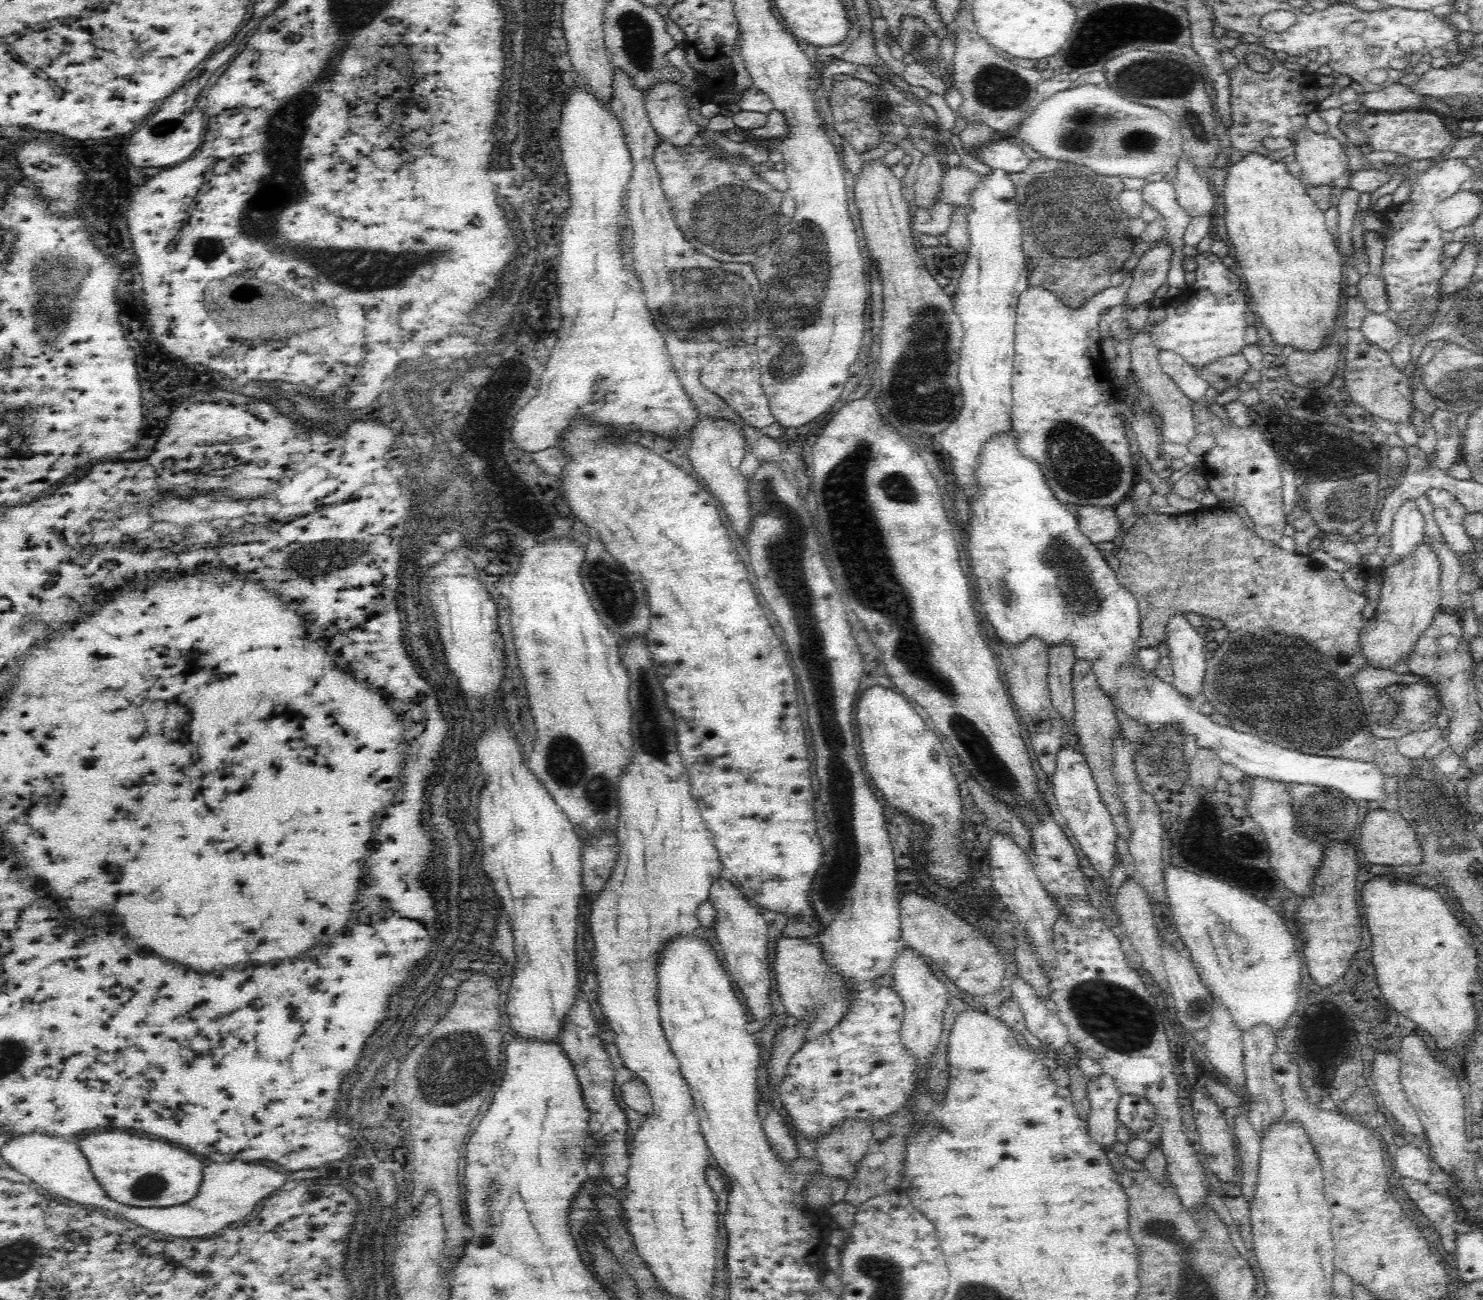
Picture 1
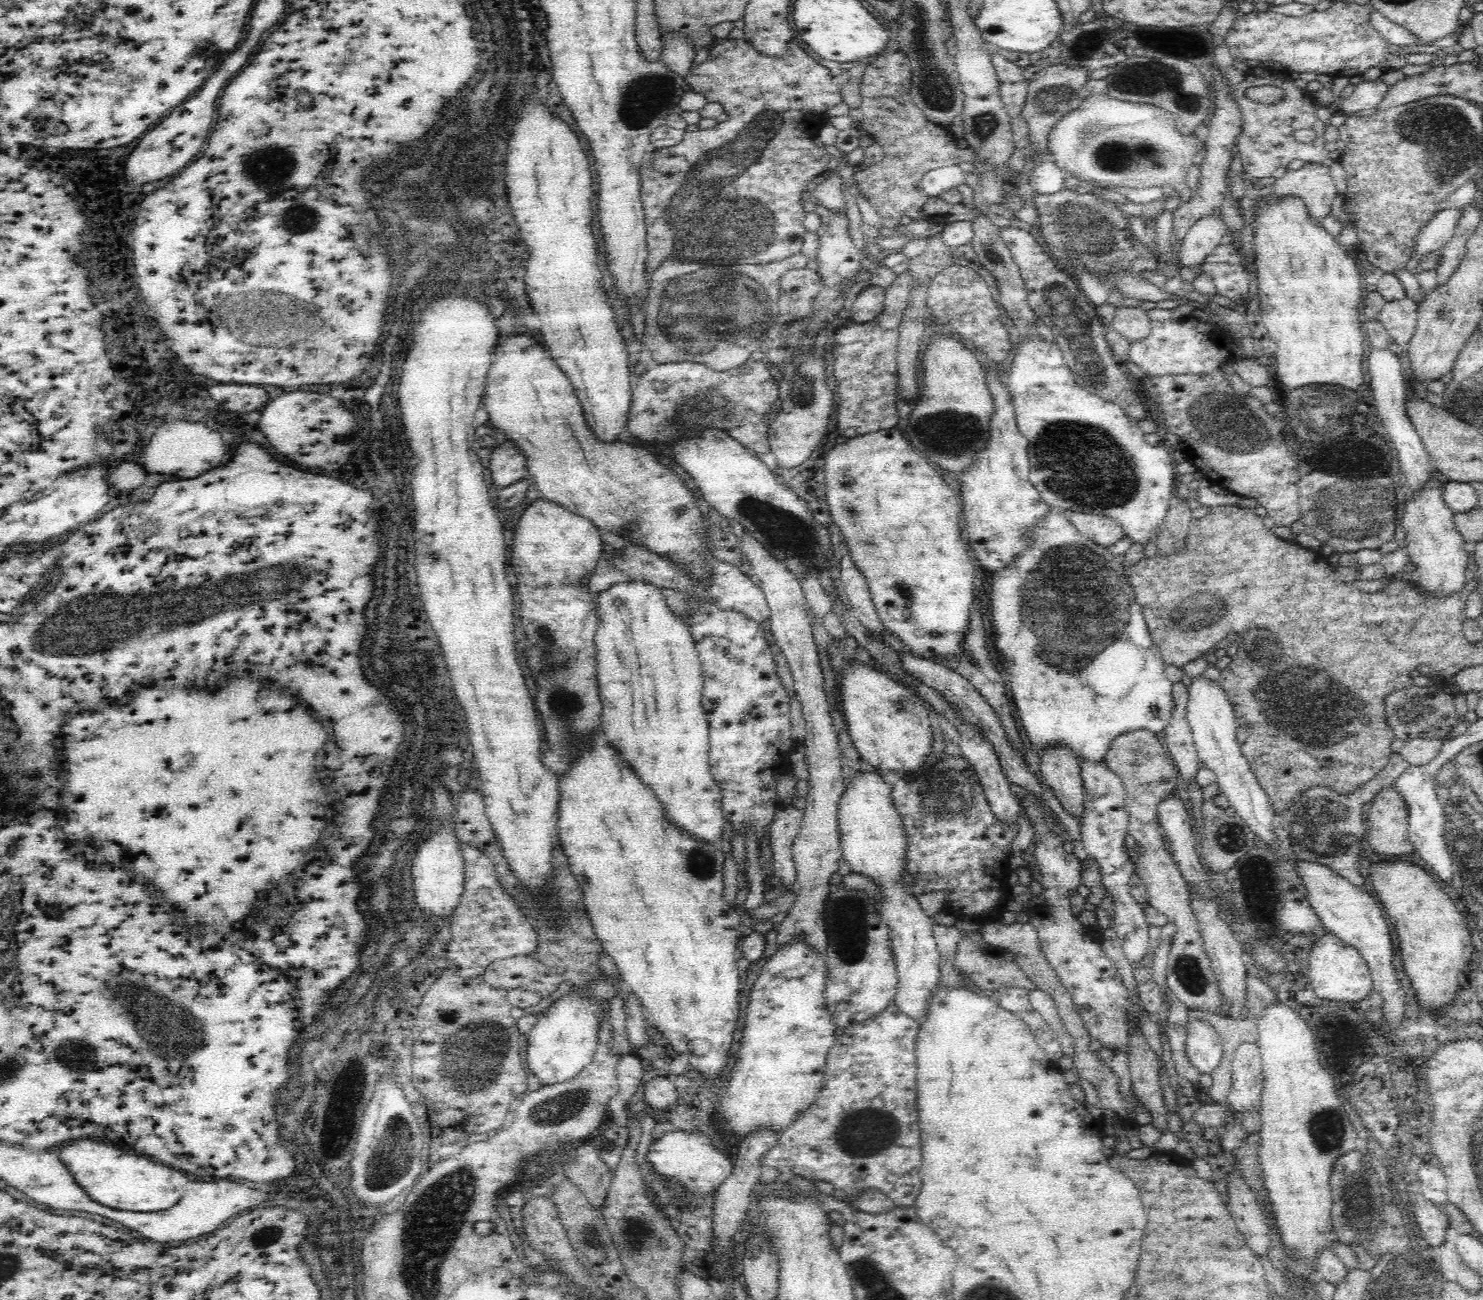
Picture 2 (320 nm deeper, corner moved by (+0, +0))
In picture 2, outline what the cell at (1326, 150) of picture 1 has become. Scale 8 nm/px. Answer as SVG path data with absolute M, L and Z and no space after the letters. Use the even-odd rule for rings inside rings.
M1308 163L1302 169L1289 170L1276 179L1272 197L1277 202L1288 197L1302 199L1310 219L1320 224L1321 220L1336 213L1332 202L1337 194L1328 167L1321 163Z

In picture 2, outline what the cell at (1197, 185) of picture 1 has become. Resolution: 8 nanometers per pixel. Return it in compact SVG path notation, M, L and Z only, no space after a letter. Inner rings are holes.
M1206 215L1197 220L1183 238L1179 252L1181 267L1201 270L1208 256L1222 244L1226 232L1229 230L1220 217Z

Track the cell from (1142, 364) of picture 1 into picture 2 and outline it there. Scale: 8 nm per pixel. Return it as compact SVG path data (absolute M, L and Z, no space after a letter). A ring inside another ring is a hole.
M1120 306L1116 308L1111 325L1126 340L1142 340L1150 332L1150 317L1147 310L1137 306Z

